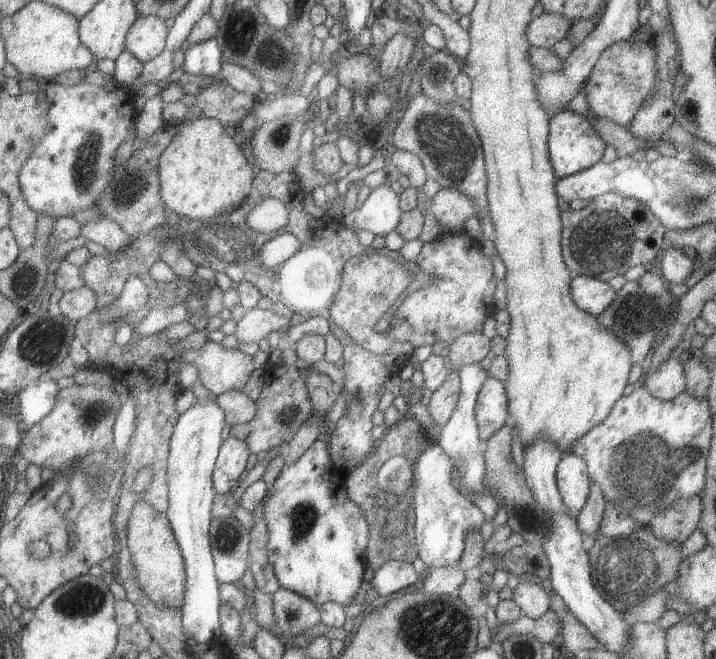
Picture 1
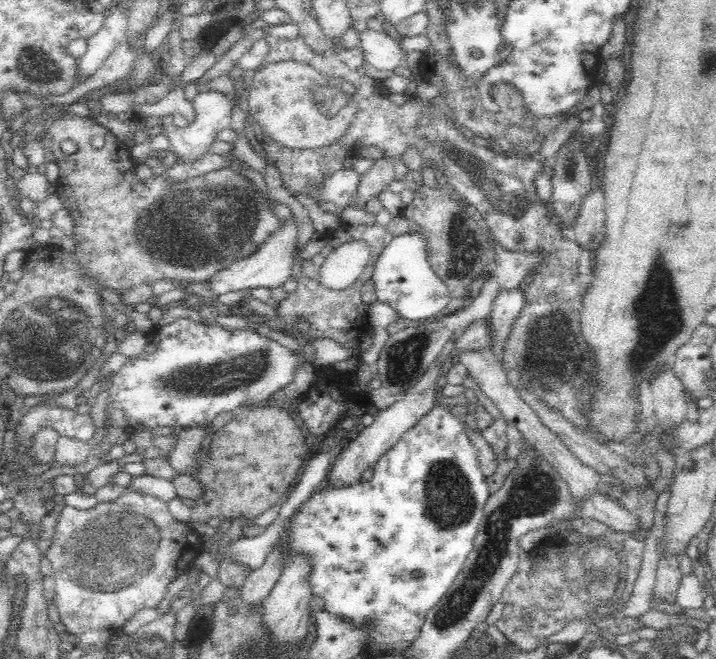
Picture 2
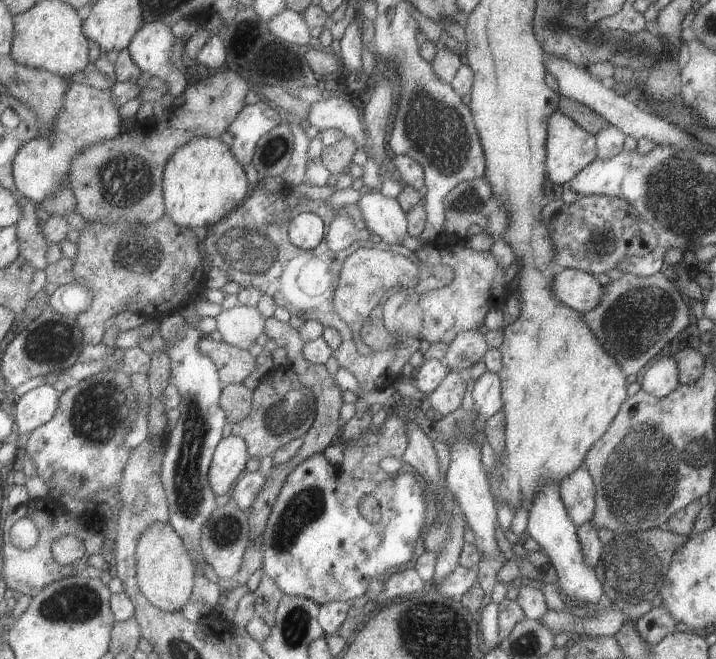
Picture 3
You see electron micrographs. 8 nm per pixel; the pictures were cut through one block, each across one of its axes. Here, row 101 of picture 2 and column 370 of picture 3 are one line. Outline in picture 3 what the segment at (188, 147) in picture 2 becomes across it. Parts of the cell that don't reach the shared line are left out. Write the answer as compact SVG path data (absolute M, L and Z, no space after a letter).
M381 192L365 193L358 204L366 228L391 245L400 245L409 236L409 221L398 198L384 196Z

